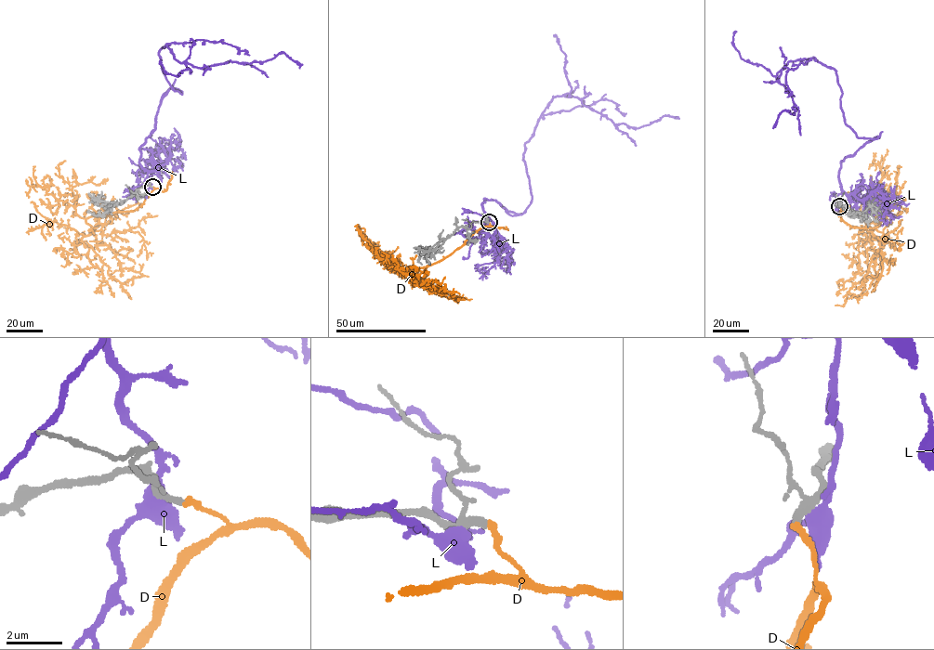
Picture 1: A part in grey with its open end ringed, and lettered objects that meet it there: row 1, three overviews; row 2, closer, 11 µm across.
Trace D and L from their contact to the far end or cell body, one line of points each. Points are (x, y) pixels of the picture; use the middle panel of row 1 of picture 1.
D: (489, 222), (490, 226), (440, 261), (400, 269), (409, 273), (415, 285), (435, 280), (460, 294)
L: (487, 223), (484, 199), (521, 214), (531, 203), (524, 145), (552, 97), (580, 98), (629, 126), (677, 117)

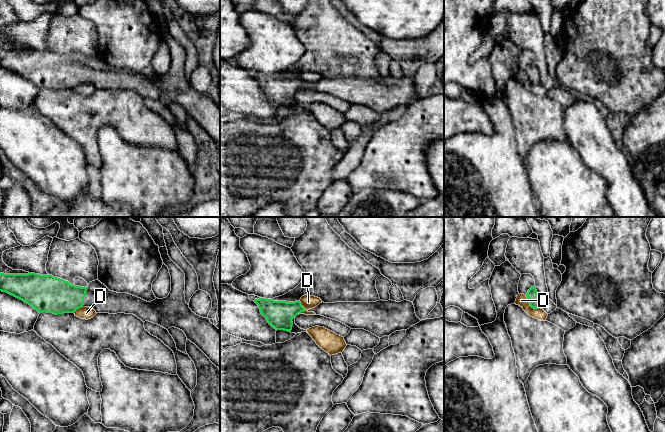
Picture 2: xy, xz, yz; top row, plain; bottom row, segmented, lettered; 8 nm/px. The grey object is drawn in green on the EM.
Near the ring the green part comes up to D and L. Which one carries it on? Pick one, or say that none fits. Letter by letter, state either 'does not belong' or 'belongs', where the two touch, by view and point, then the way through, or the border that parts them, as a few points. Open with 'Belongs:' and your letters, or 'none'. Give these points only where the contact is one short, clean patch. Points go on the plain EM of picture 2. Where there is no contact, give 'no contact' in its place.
Belongs: none
D: does not belong | yz (530, 81) | along yz (525, 71), (532, 83), (539, 84)
L: does not belong | no contact

